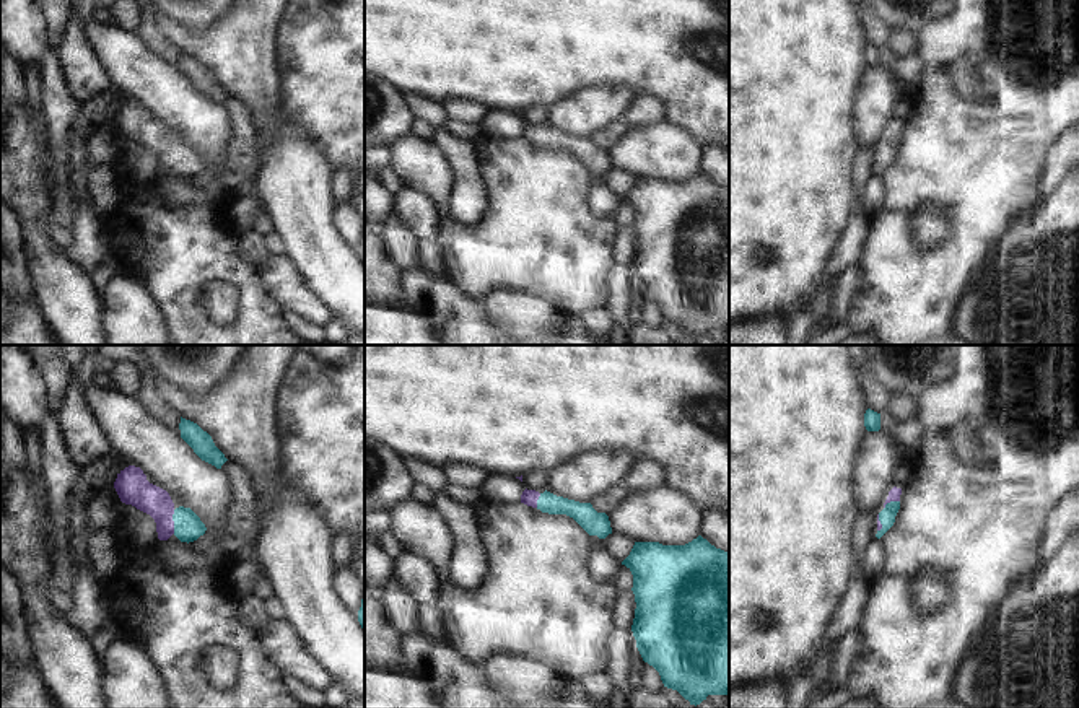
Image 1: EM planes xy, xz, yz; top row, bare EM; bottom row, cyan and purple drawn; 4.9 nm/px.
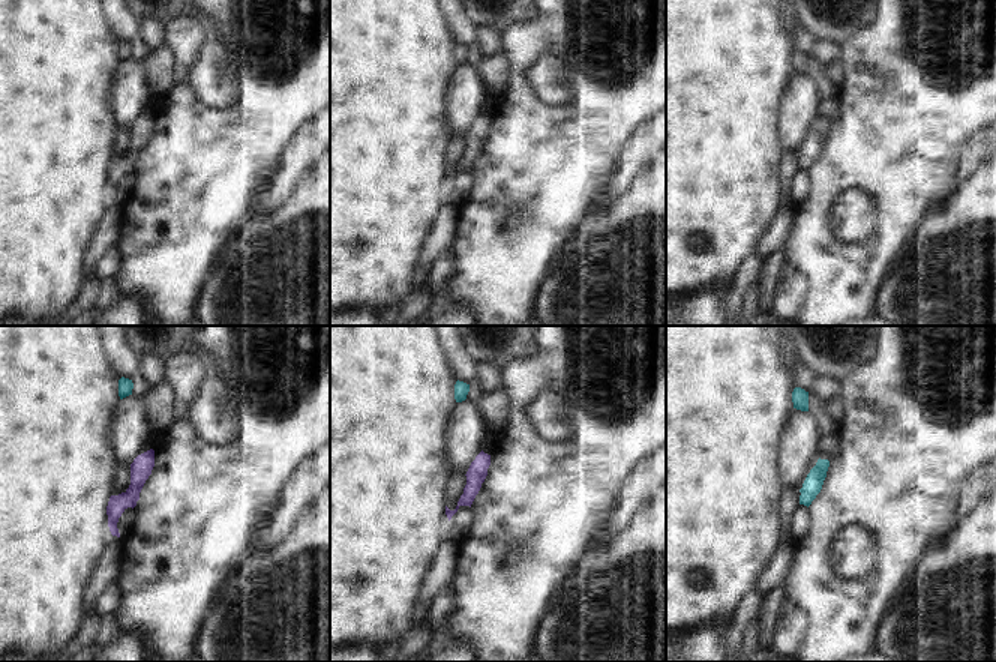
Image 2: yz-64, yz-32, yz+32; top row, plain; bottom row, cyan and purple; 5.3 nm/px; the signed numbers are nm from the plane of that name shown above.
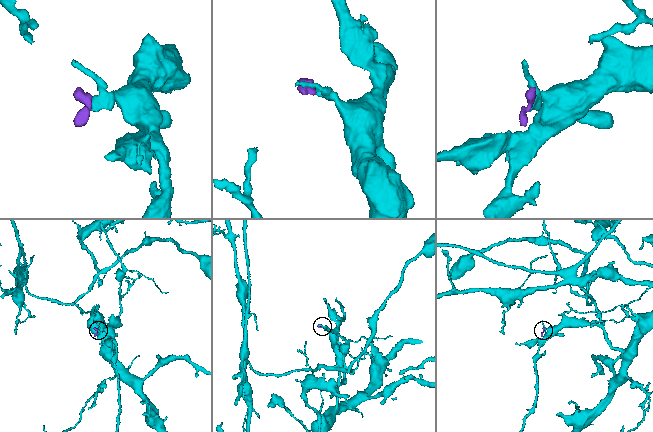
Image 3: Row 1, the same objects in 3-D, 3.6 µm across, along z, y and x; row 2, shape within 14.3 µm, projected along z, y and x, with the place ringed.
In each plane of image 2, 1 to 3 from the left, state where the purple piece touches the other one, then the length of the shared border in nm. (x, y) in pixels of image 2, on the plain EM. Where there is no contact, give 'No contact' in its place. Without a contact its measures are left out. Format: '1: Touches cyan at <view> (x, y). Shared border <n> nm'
1: No contact
2: No contact
3: No contact.

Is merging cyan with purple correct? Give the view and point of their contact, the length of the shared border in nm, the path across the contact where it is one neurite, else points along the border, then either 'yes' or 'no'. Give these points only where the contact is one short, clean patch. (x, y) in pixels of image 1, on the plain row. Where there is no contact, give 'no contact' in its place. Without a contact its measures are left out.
xy (173, 155) | 120 nm | across xy (187, 161), (173, 155), (150, 134), (134, 124) | yes

